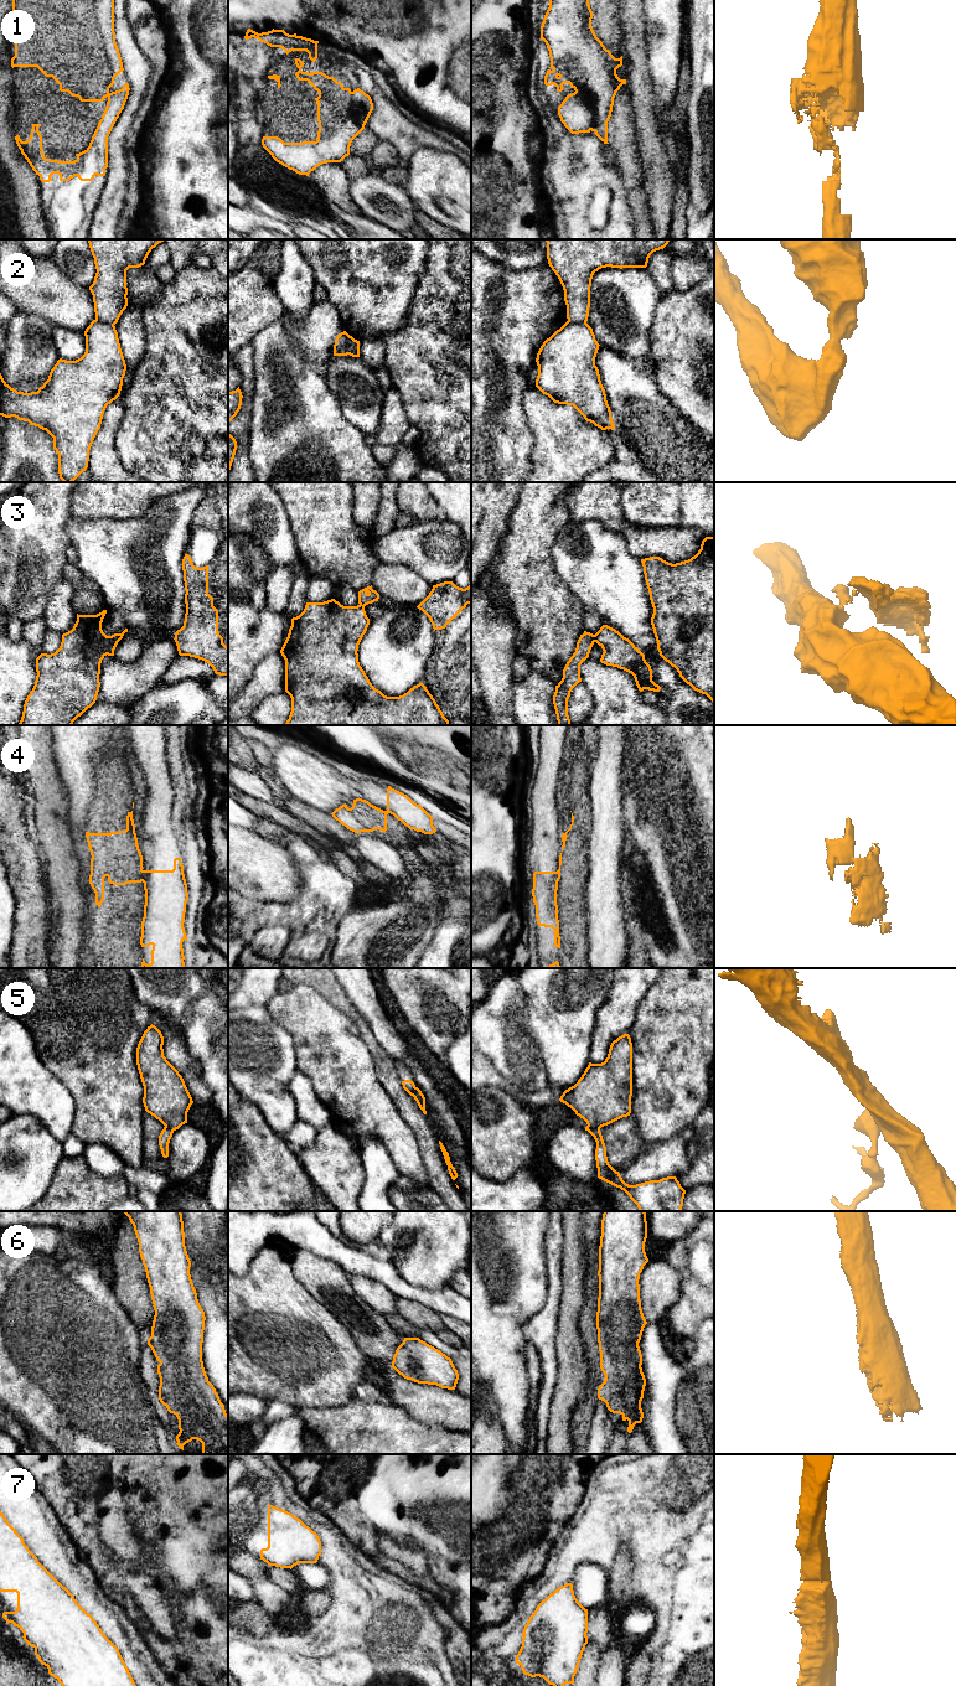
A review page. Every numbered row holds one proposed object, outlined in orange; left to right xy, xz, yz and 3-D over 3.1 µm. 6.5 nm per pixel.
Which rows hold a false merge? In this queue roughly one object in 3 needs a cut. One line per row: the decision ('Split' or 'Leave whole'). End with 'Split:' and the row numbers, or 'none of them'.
1: Leave whole
2: Split
3: Split
4: Split
5: Split
6: Leave whole
7: Leave whole
Split: 2, 3, 4, 5

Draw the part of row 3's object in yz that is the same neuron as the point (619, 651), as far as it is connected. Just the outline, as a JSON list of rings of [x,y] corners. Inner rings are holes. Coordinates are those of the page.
[[[603,625],[595,633],[595,642],[603,648],[600,662],[631,673],[640,692],[660,692],[661,687],[652,681],[651,666],[645,655],[615,629]]]

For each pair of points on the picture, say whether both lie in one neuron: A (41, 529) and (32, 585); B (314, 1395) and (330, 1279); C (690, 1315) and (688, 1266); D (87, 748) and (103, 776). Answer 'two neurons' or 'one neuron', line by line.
A: one neuron
B: two neurons
C: one neuron
D: two neurons

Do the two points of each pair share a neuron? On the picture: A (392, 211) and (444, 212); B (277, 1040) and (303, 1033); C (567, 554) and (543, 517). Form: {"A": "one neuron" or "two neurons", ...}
{"A": "two neurons", "B": "two neurons", "C": "two neurons"}

